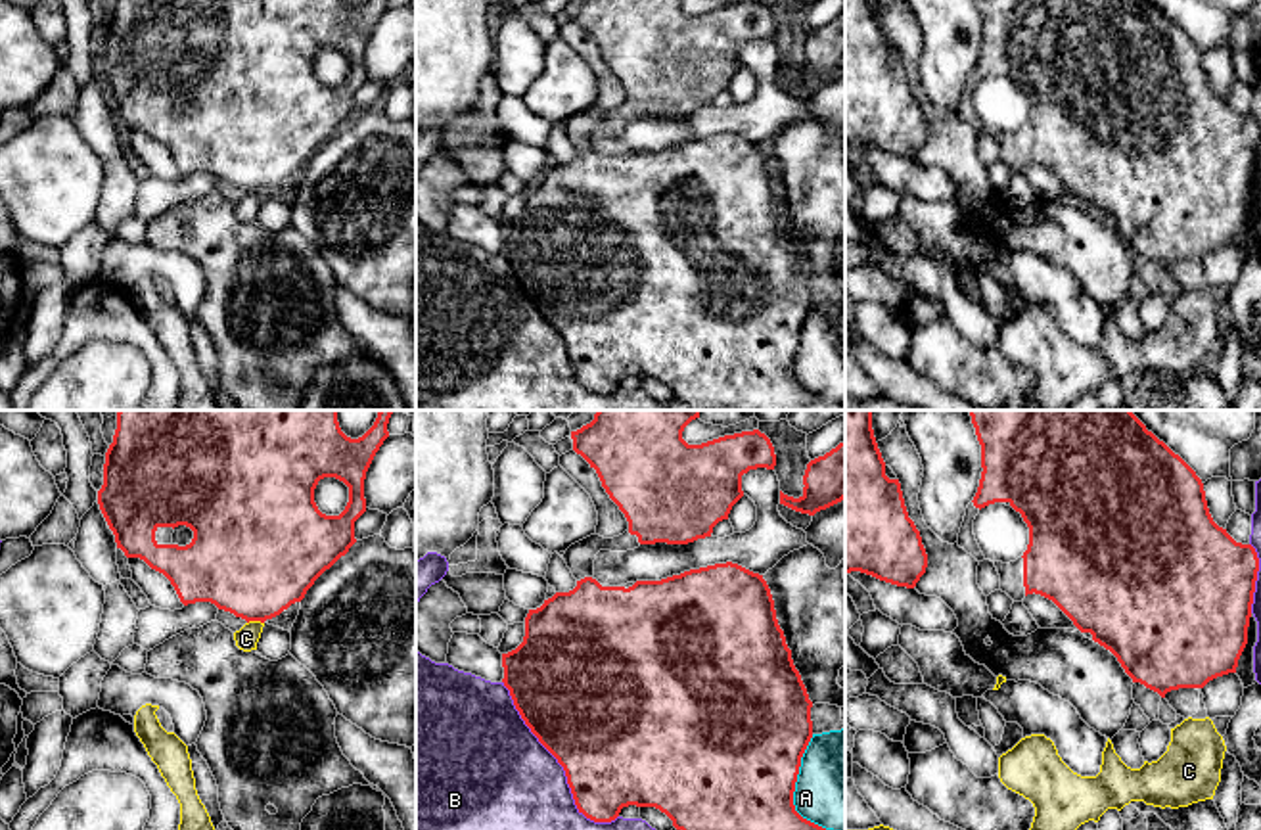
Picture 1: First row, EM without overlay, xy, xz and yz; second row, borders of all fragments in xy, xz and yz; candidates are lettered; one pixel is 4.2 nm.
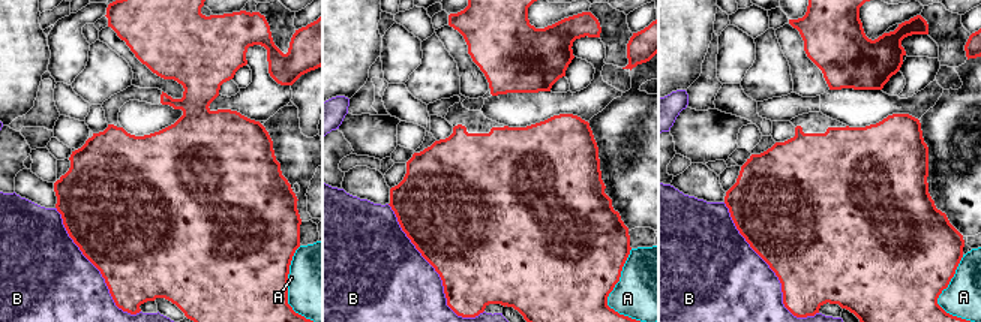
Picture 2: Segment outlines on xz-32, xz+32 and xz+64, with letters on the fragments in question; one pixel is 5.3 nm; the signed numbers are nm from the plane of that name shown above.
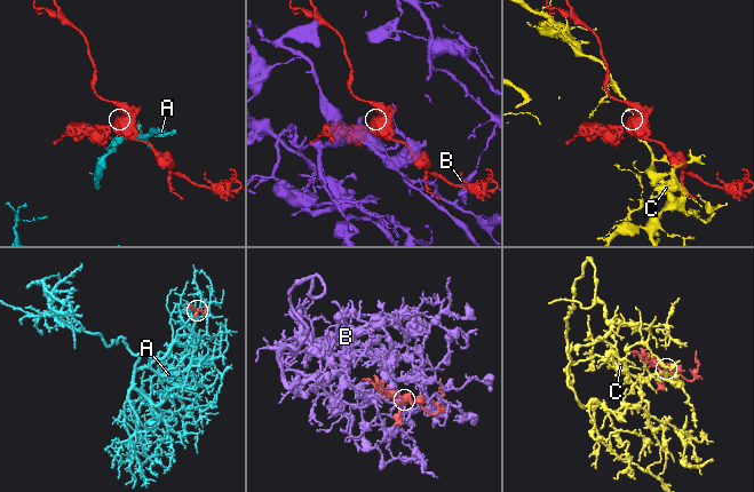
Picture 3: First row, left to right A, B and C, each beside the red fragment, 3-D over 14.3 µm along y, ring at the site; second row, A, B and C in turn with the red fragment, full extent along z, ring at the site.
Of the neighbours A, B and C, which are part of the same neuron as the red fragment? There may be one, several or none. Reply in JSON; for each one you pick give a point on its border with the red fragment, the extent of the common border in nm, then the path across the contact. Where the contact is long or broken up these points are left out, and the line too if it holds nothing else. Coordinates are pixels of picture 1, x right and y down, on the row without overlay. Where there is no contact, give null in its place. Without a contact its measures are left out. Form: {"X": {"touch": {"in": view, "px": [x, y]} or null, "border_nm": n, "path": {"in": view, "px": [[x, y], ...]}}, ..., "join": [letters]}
{"join": []}

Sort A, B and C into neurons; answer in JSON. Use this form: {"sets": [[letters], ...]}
{"sets": [["A"], ["B"], ["C"]]}

